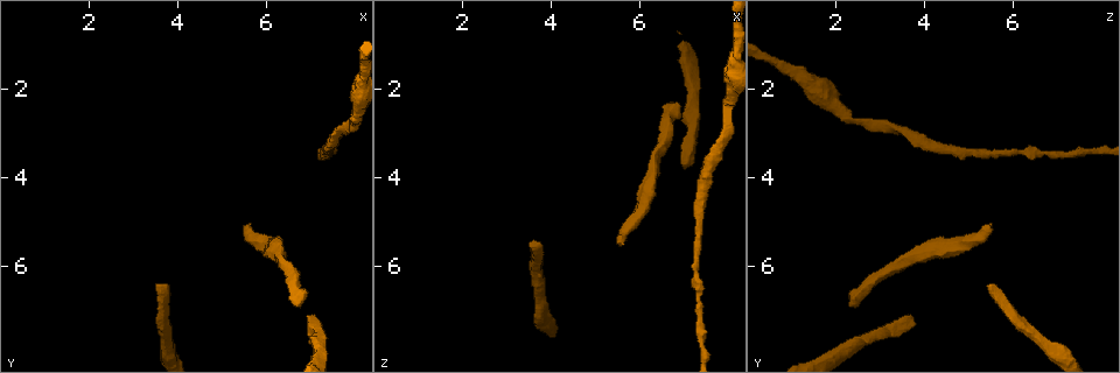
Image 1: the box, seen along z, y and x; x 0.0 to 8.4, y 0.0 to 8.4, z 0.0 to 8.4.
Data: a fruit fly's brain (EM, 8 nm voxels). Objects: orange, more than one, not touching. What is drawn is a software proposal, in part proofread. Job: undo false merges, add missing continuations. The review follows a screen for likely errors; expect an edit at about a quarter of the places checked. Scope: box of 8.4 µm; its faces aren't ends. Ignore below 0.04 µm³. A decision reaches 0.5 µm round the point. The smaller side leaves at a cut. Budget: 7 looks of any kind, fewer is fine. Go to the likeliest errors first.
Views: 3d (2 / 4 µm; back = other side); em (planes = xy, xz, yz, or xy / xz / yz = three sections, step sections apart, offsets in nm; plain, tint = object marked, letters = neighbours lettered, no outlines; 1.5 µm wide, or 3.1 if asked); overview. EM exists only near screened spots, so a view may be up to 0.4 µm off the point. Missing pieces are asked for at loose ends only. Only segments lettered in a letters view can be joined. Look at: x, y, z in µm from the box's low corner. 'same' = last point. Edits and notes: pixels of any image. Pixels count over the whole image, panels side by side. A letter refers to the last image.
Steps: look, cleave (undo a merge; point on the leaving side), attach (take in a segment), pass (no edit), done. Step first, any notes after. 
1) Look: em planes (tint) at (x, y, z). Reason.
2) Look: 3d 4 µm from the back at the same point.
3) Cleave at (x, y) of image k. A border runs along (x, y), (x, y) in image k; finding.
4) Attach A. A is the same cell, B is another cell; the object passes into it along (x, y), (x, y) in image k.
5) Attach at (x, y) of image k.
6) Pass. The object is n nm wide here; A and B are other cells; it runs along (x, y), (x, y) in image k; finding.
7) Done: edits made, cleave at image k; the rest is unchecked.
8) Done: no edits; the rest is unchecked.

Look: em xy step 8 (letters) at (3.60, 6.45, 5.50). Branch stops here.

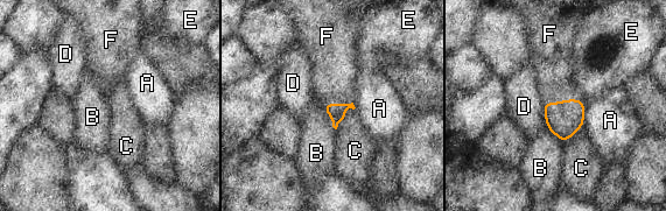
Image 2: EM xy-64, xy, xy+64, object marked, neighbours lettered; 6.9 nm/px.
Look: em planes (letters) at the same point. Cut it another way.

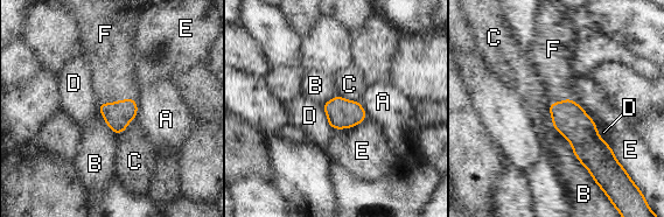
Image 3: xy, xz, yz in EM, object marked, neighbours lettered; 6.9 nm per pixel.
Attach F. The object is 190 nm wide here; F is the same cell, A, B, C, D and E are other cells; the object passes into it along (118, 114), (116, 100), (111, 65) in image 3; the neuron continues.

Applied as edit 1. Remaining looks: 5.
Look: overview. See it whole again.

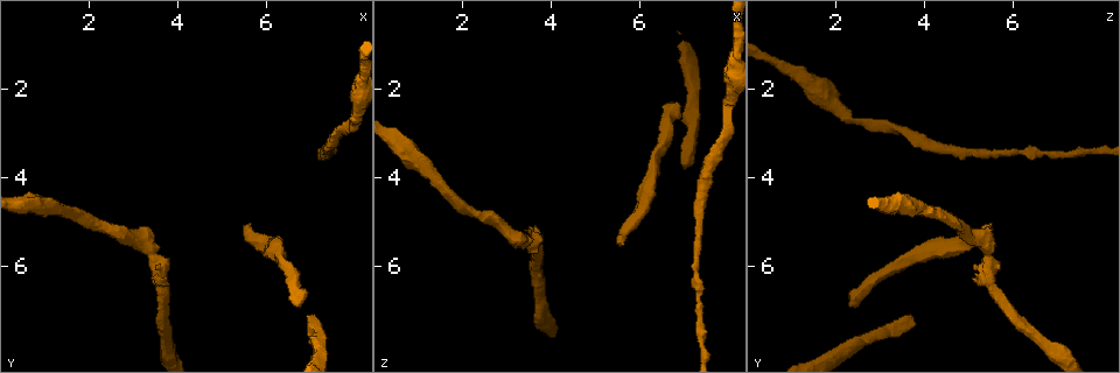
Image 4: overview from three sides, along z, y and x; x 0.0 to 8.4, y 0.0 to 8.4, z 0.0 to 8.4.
Look: em xy step 8 (letters) at (5.70, 5.05, 5.55). Free end.

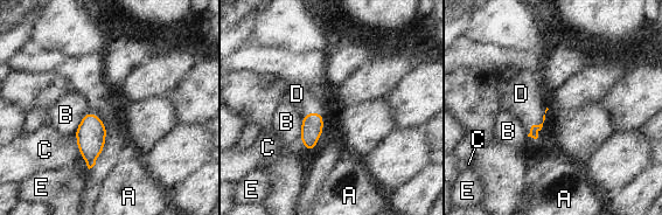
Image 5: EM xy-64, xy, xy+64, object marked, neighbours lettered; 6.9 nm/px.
Look: em planes (letters) at the same point. Another direction.

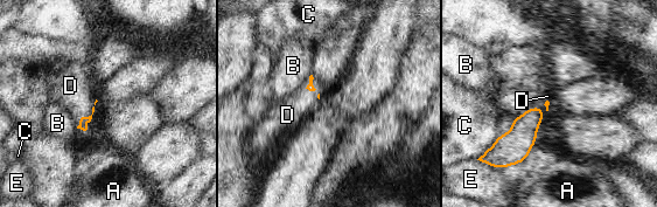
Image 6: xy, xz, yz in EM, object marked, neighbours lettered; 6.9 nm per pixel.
Attach D. D is the same cell, A, B, C and E are other cells; the object passes into it along (84, 122), (89, 116), (70, 85) in image 6; the neuron continues.

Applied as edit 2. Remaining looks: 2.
Done: edits made, attach at image 3, attach at image 6; the rest is unchecked.

